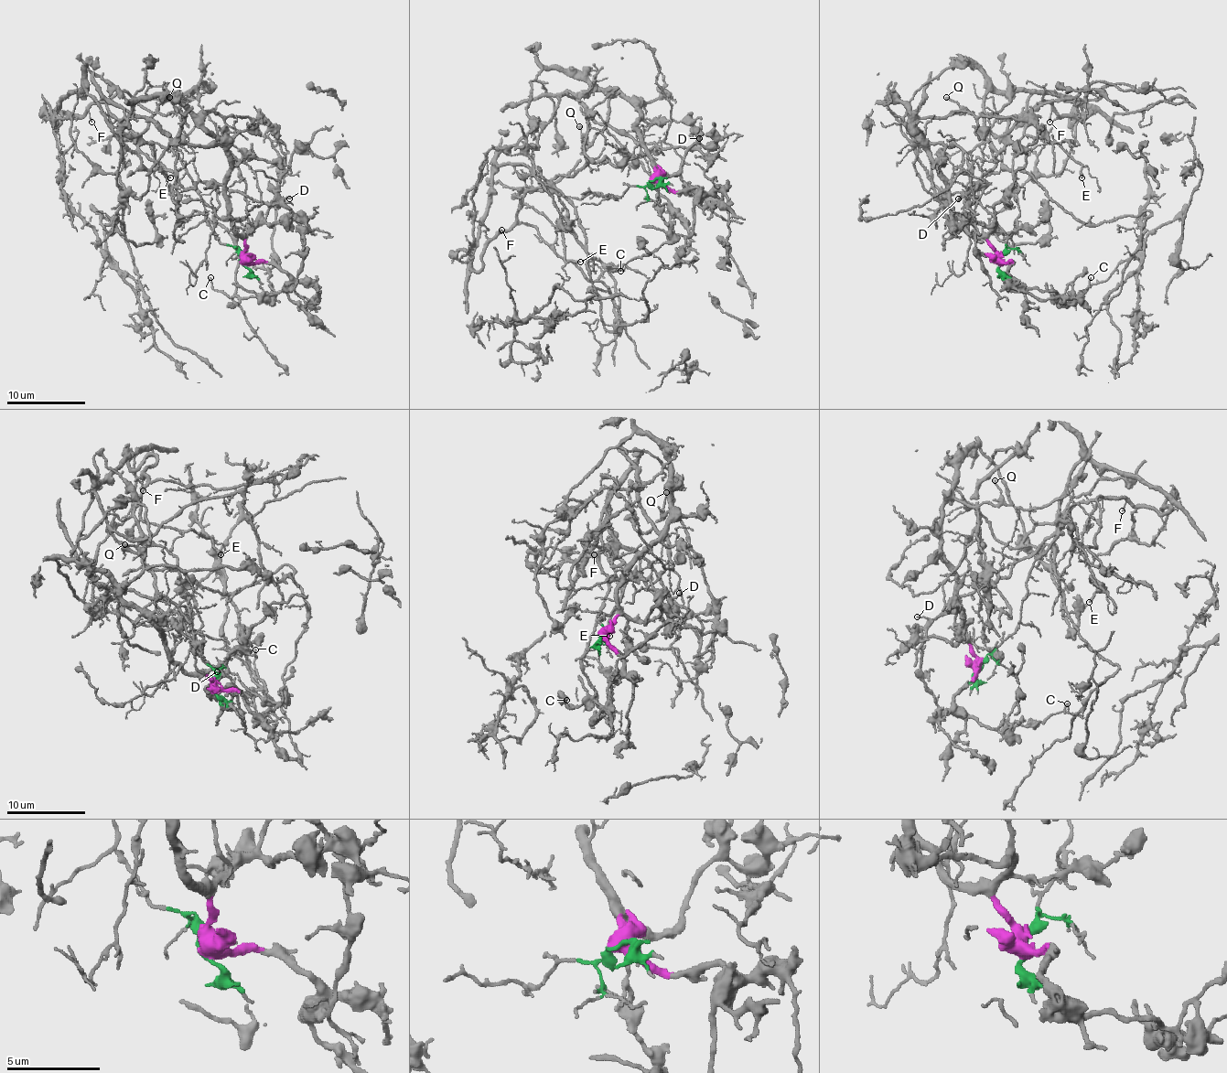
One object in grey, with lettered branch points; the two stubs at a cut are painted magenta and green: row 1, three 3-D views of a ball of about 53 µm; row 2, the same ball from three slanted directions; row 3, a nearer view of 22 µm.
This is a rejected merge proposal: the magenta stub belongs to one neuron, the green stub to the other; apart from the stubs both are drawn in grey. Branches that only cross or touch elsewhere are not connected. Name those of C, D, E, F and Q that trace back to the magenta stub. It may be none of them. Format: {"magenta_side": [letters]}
{"magenta_side": ["C", "Q"]}

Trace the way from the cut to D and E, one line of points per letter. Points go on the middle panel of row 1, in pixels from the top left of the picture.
D: (651, 181), (616, 198), (561, 197), (549, 185), (588, 161), (623, 165), (655, 147), (692, 147), (700, 137)
E: (651, 181), (616, 198), (543, 188), (525, 195), (520, 209), (541, 212), (561, 236), (565, 259), (580, 262)

